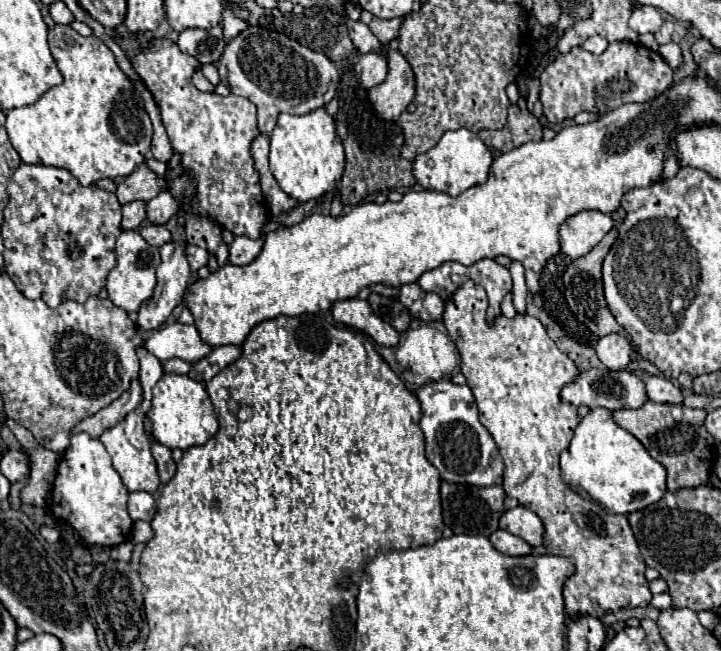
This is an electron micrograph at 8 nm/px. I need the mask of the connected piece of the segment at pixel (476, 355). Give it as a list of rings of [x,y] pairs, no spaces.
[[[468,280],[464,286],[456,290],[452,300],[446,302],[444,310],[444,324],[448,336],[456,344],[460,352],[460,368],[466,376],[466,384],[476,396],[480,422],[492,434],[496,446],[500,448],[502,460],[506,464],[504,470],[504,492],[508,497],[516,498],[522,506],[530,508],[538,514],[544,524],[544,548],[548,554],[566,556],[574,562],[576,572],[564,586],[564,600],[566,600],[566,614],[574,616],[594,616],[602,618],[608,612],[618,612],[622,608],[638,608],[648,606],[652,600],[652,592],[648,588],[648,580],[644,578],[644,558],[638,550],[636,538],[630,530],[628,518],[620,514],[612,514],[612,520],[606,520],[608,514],[602,510],[600,504],[592,500],[584,500],[576,492],[572,492],[560,480],[560,452],[570,444],[574,428],[578,426],[580,418],[576,414],[576,406],[564,404],[560,400],[560,390],[564,384],[572,382],[578,374],[576,364],[562,354],[556,344],[548,338],[546,328],[532,316],[516,316],[508,320],[506,316],[496,318],[494,326],[486,324],[486,292],[480,284]]]

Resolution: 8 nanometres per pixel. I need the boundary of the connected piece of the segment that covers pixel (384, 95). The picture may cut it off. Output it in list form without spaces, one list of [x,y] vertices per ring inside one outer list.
[[[388,48],[388,76],[382,84],[370,90],[370,102],[384,120],[398,120],[406,106],[414,100],[416,78],[406,58]]]

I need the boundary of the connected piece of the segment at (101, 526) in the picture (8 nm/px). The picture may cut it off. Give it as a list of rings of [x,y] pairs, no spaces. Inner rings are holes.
[[[84,432],[72,434],[70,436],[70,446],[64,450],[60,464],[58,464],[58,474],[54,480],[54,490],[50,496],[50,512],[56,516],[56,520],[64,520],[70,524],[74,530],[78,530],[82,542],[86,546],[118,546],[130,538],[132,530],[132,518],[128,516],[128,488],[122,484],[120,474],[112,468],[110,454],[106,452],[104,444],[98,438],[90,438]]]

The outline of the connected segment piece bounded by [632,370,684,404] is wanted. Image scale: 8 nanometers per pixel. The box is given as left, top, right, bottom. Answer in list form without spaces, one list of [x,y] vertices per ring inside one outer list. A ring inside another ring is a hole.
[[[632,370],[632,374],[636,374],[640,380],[644,380],[648,400],[666,402],[666,404],[682,404],[682,398],[684,398],[682,390],[678,386],[674,386],[670,380],[666,380],[662,376],[654,376],[646,370]]]

